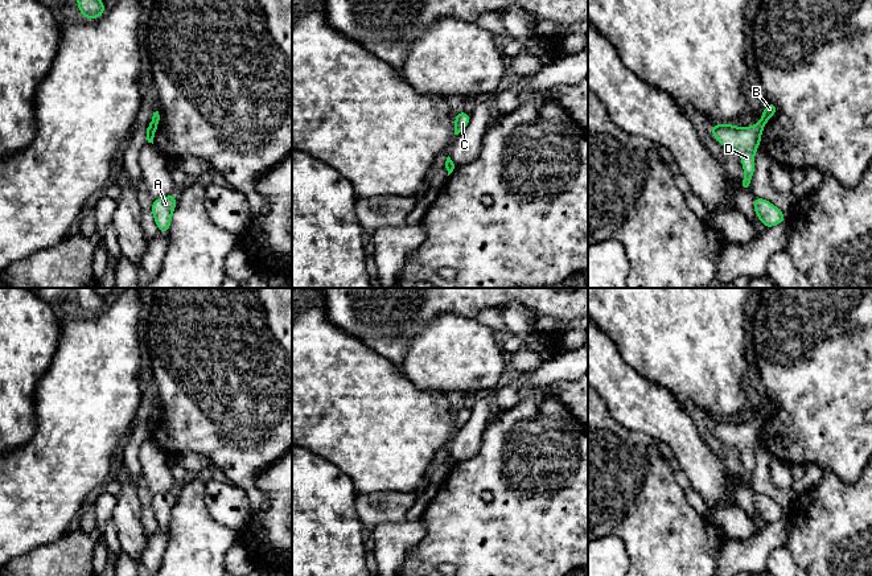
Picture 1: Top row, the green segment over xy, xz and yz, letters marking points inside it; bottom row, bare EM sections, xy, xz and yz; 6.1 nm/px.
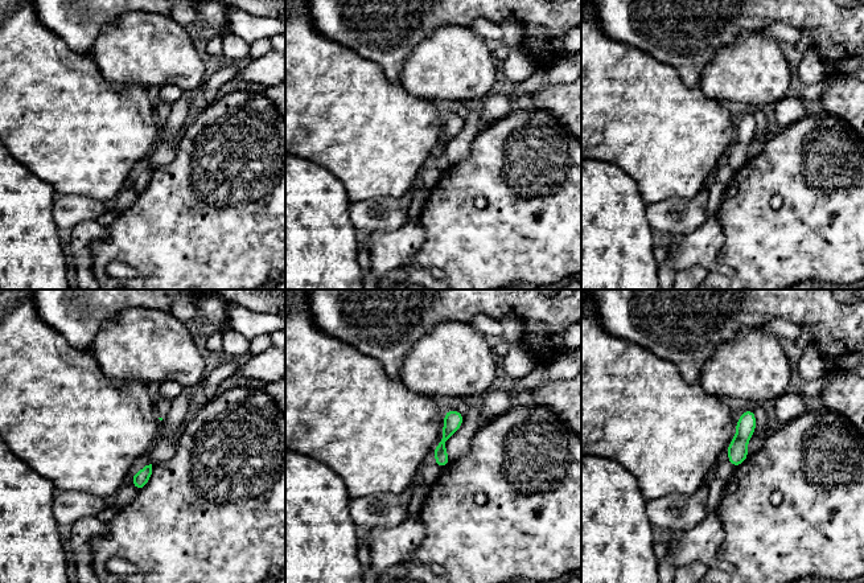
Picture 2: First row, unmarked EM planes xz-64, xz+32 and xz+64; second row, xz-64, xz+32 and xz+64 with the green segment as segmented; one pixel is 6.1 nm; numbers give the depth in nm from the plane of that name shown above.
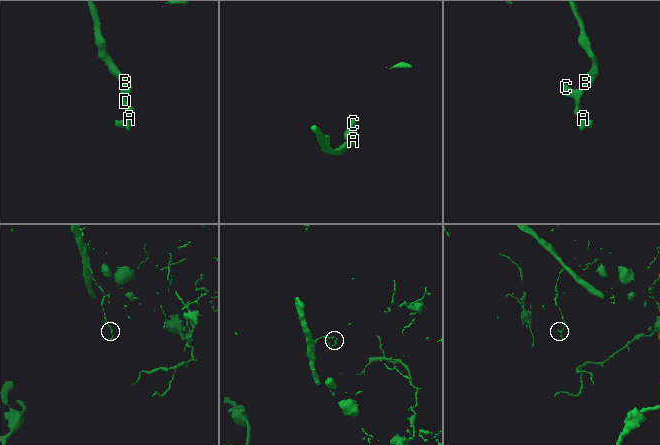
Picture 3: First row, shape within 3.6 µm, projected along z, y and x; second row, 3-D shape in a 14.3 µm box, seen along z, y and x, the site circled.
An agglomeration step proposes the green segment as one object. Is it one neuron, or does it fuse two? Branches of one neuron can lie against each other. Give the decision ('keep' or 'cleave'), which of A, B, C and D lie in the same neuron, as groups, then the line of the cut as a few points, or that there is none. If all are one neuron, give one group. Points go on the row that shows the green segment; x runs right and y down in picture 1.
cleave | A C D / B | yz (761, 119), (764, 123)

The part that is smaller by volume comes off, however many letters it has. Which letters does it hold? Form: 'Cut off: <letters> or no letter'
Cut off: B

